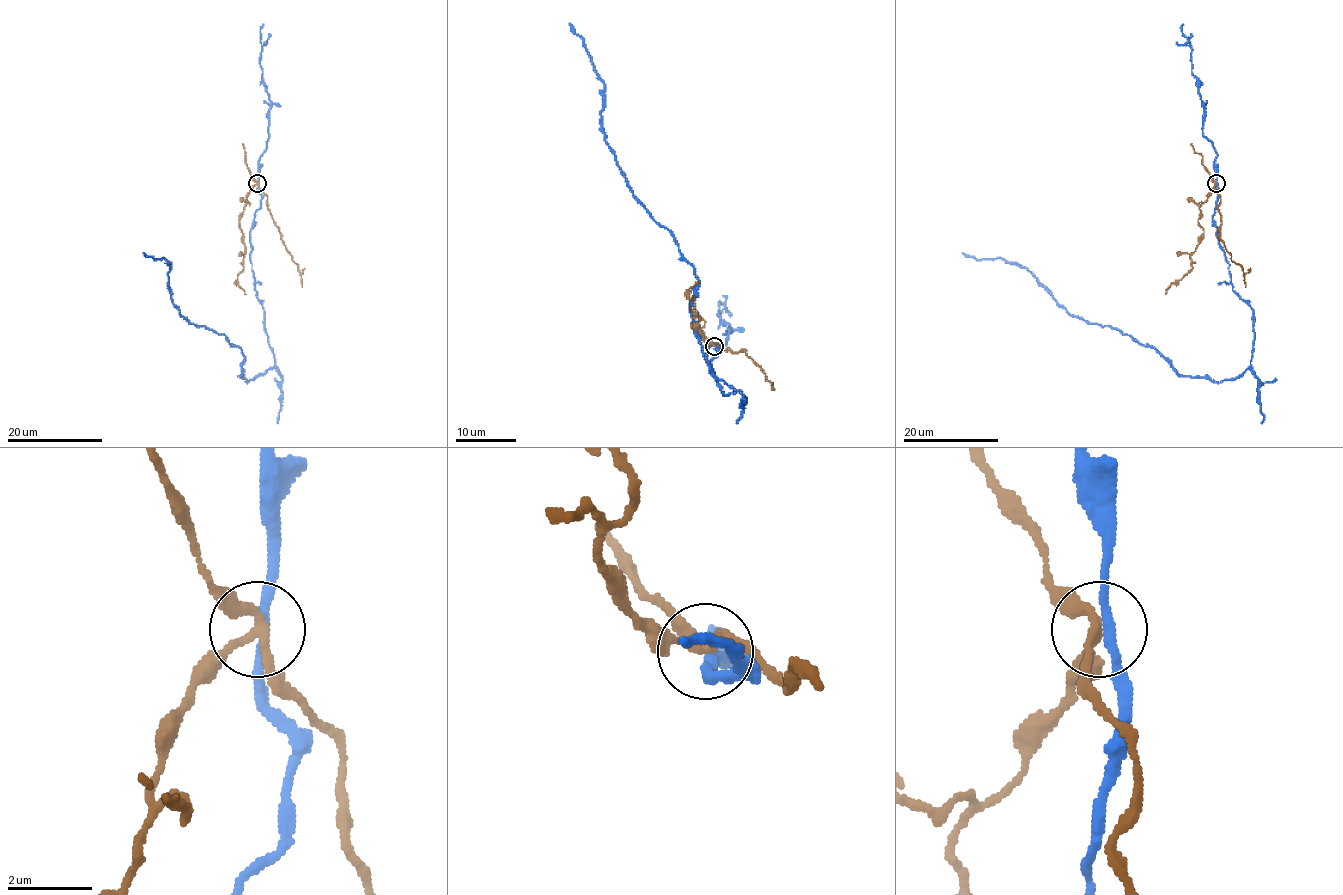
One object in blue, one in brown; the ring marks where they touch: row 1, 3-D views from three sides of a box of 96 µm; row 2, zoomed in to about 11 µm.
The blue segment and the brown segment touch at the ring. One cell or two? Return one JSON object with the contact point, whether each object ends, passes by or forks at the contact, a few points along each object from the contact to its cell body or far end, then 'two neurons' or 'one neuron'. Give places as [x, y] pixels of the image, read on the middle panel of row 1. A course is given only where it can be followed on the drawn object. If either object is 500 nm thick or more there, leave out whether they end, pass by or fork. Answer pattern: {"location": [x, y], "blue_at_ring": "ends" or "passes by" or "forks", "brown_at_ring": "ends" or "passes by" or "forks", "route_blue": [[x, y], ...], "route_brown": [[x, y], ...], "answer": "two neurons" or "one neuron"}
{"location": [714, 346], "blue_at_ring": "passes by", "brown_at_ring": "forks", "route_blue": [[715, 347], [704, 347], [716, 384], [735, 393], [694, 327], [695, 270], [607, 145], [604, 81], [569, 23]], "route_brown": [[715, 346], [701, 336], [698, 324], [691, 323], [695, 330], [698, 323], [689, 306], [689, 289], [700, 282]], "answer": "two neurons"}

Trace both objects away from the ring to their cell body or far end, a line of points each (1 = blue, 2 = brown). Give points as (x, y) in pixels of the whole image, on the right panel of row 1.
1: (1217, 183), (1212, 224), (1253, 311), (1250, 365), (1220, 383), (1080, 319), (1025, 268), (962, 252)
2: (1215, 183), (1199, 208), (1198, 224), (1204, 231), (1204, 238), (1190, 256), (1192, 268), (1171, 284), (1165, 294)

